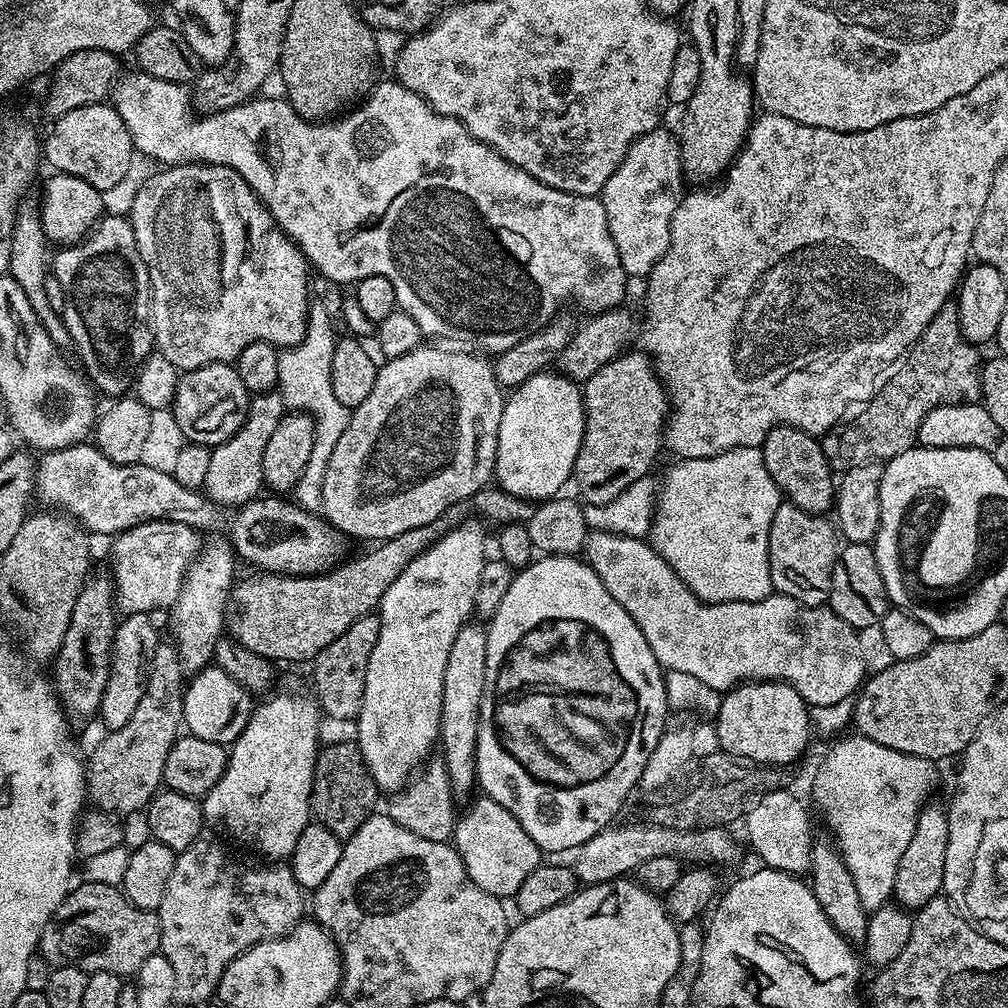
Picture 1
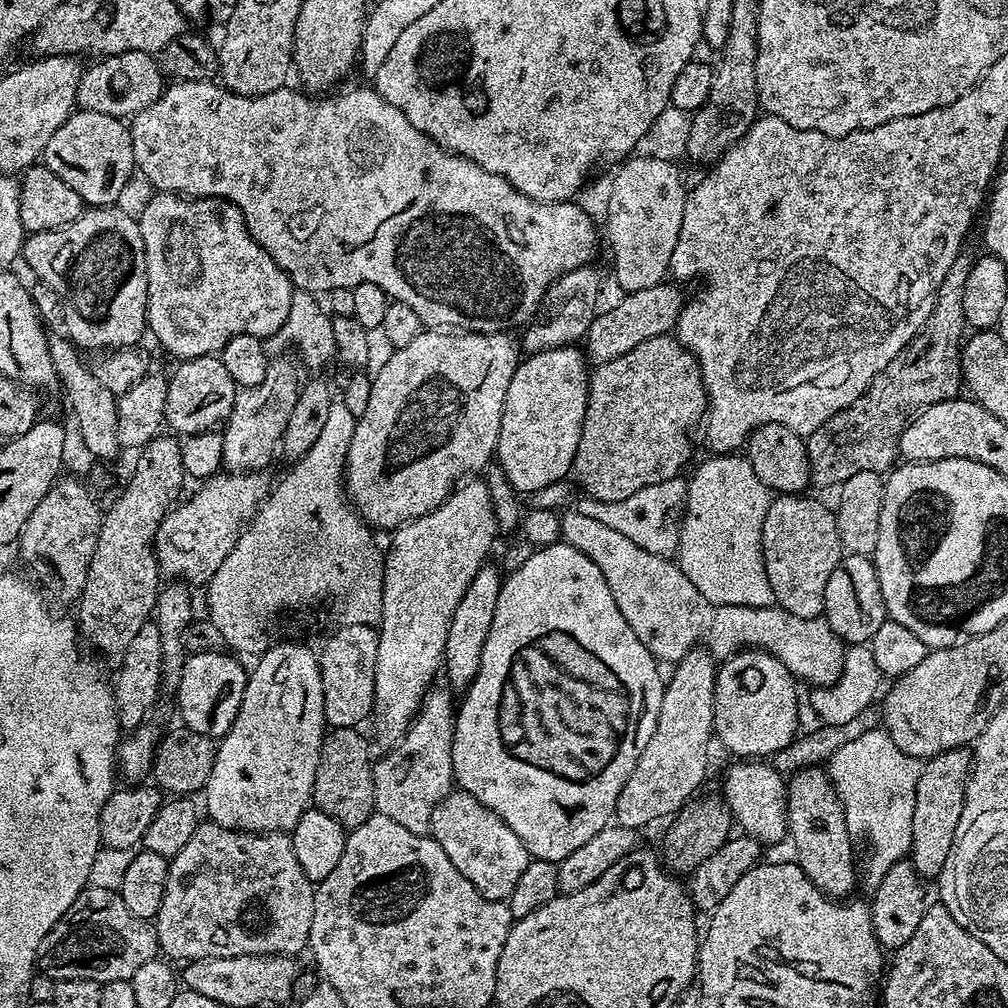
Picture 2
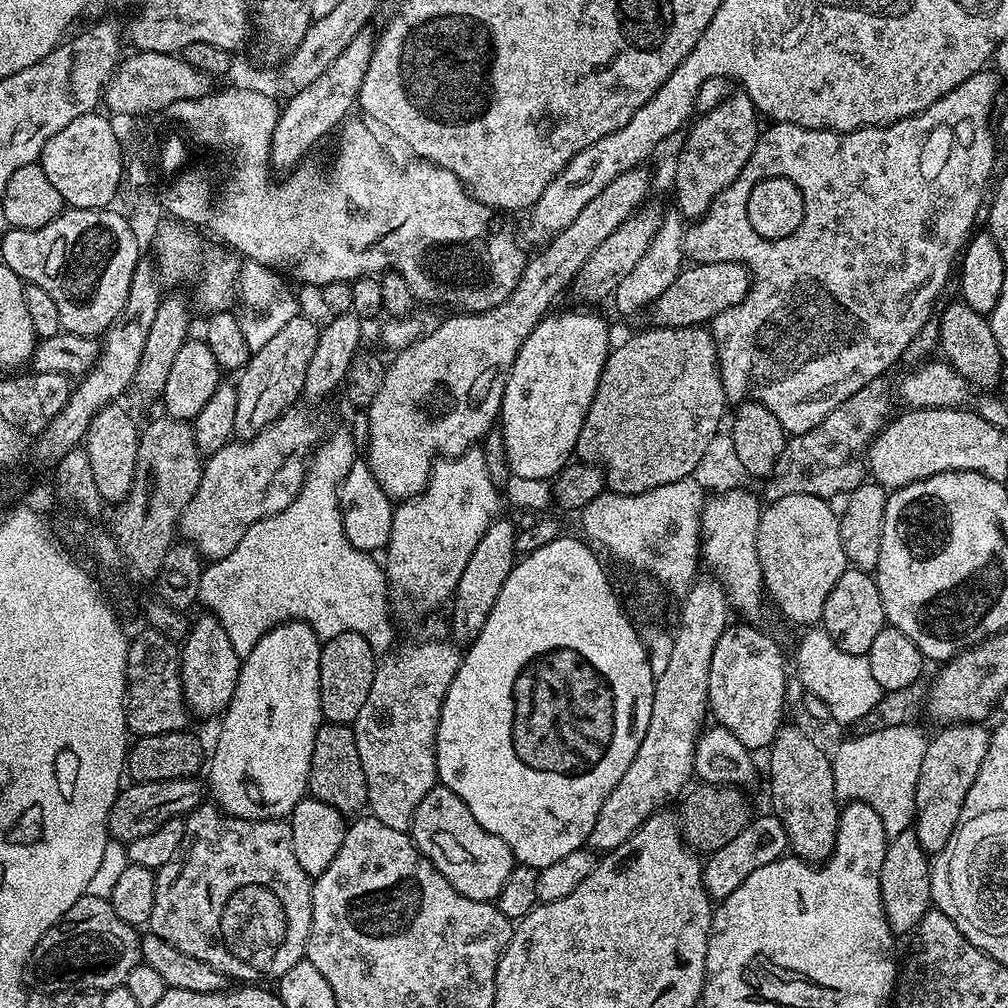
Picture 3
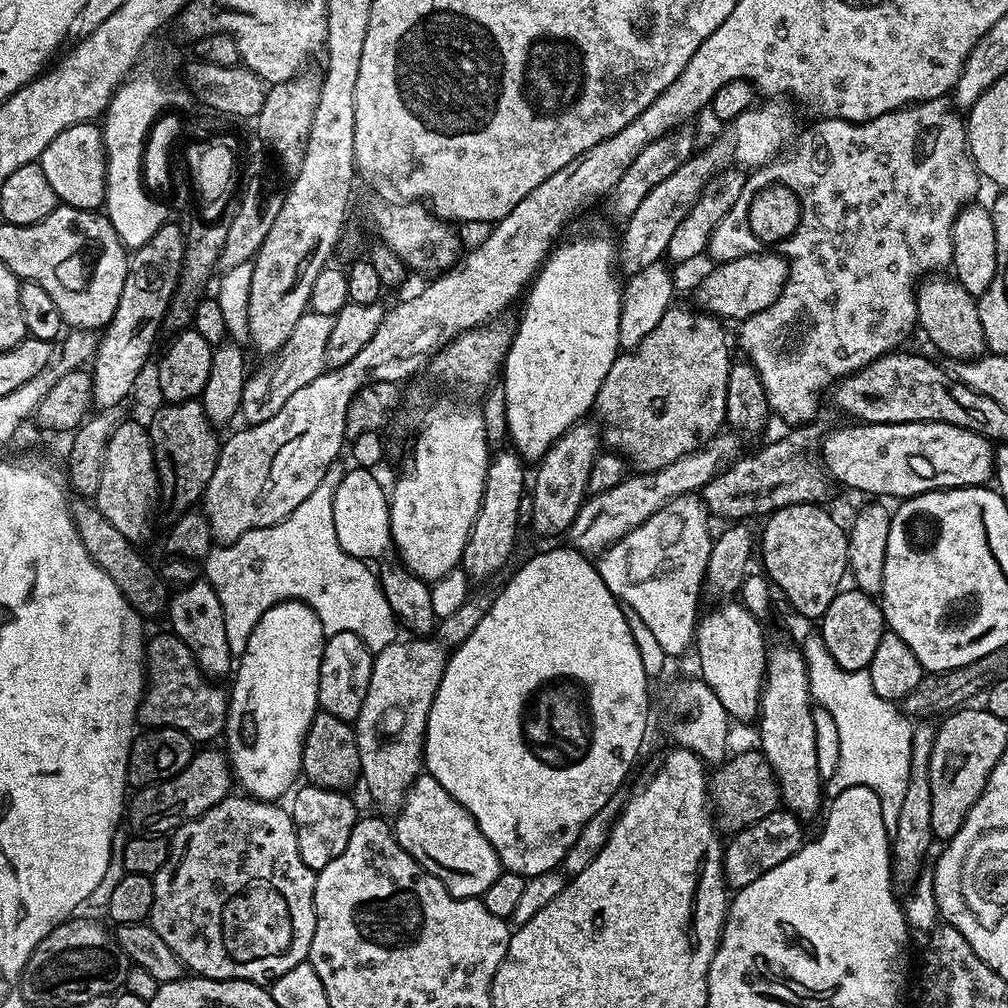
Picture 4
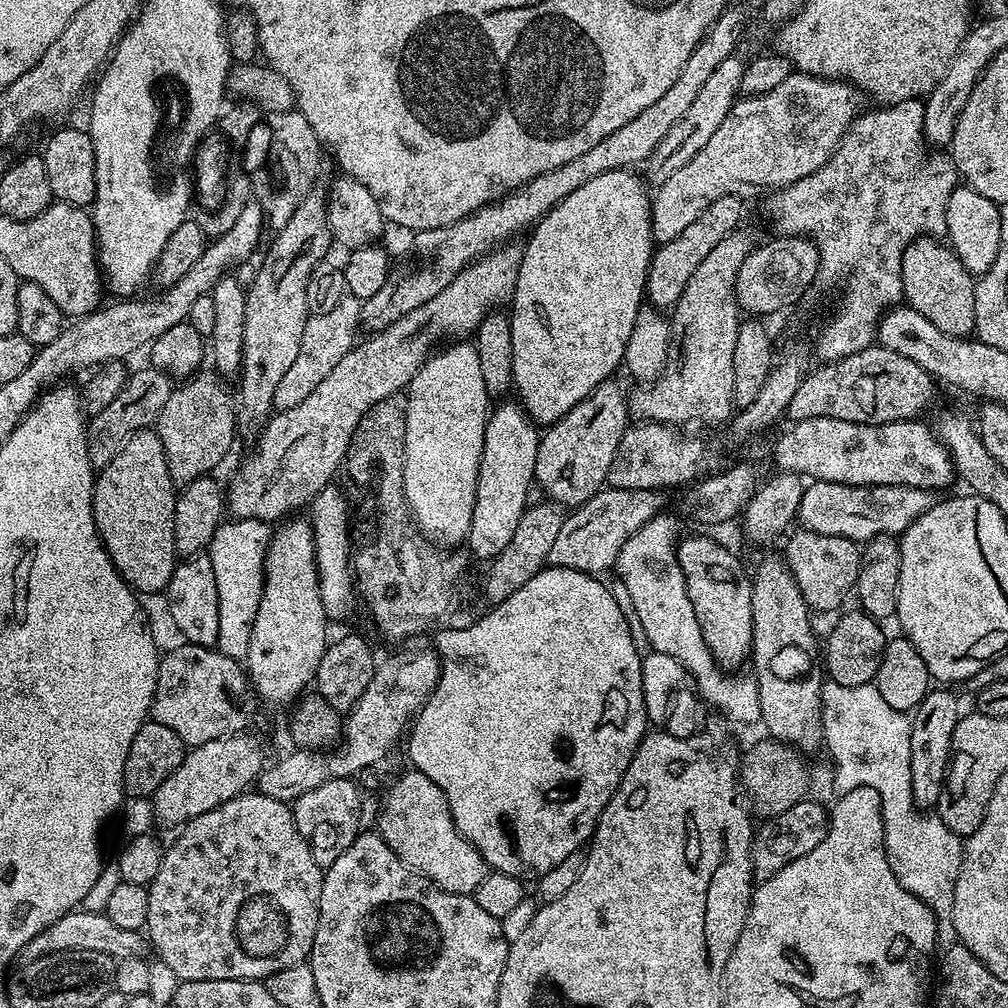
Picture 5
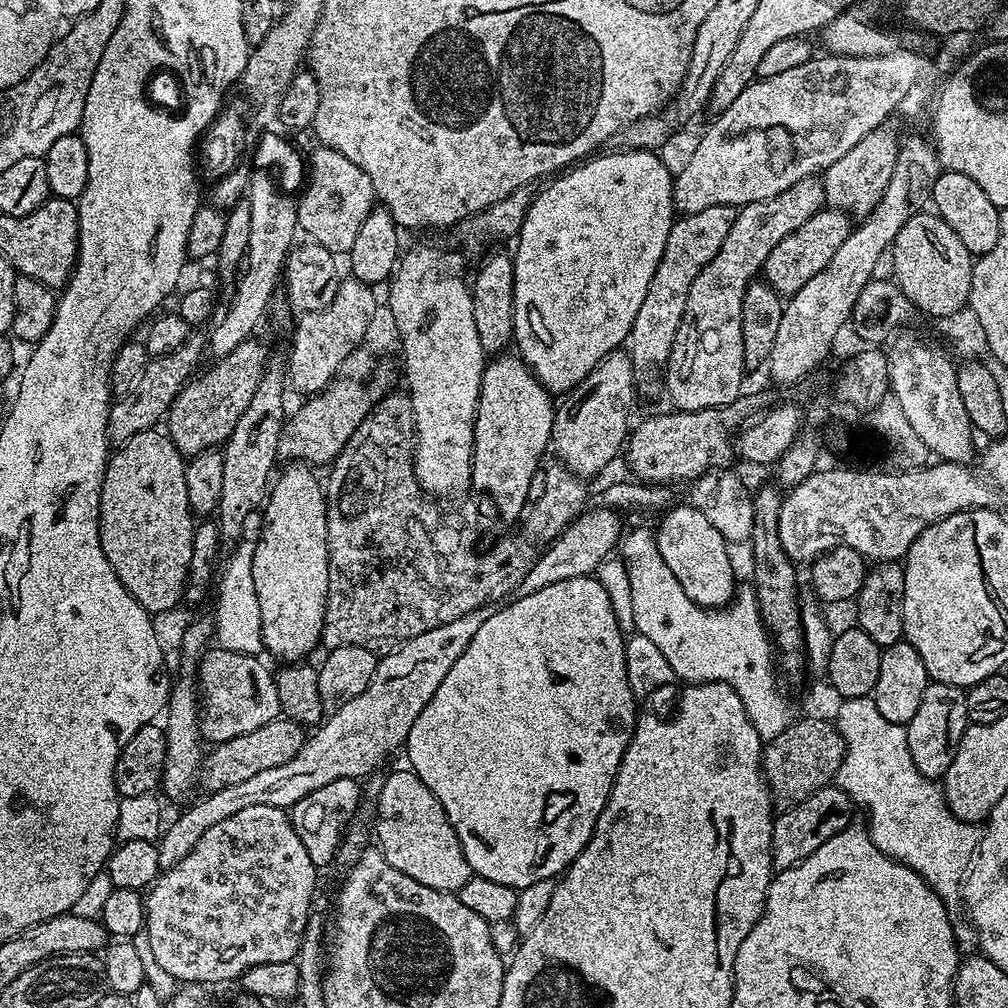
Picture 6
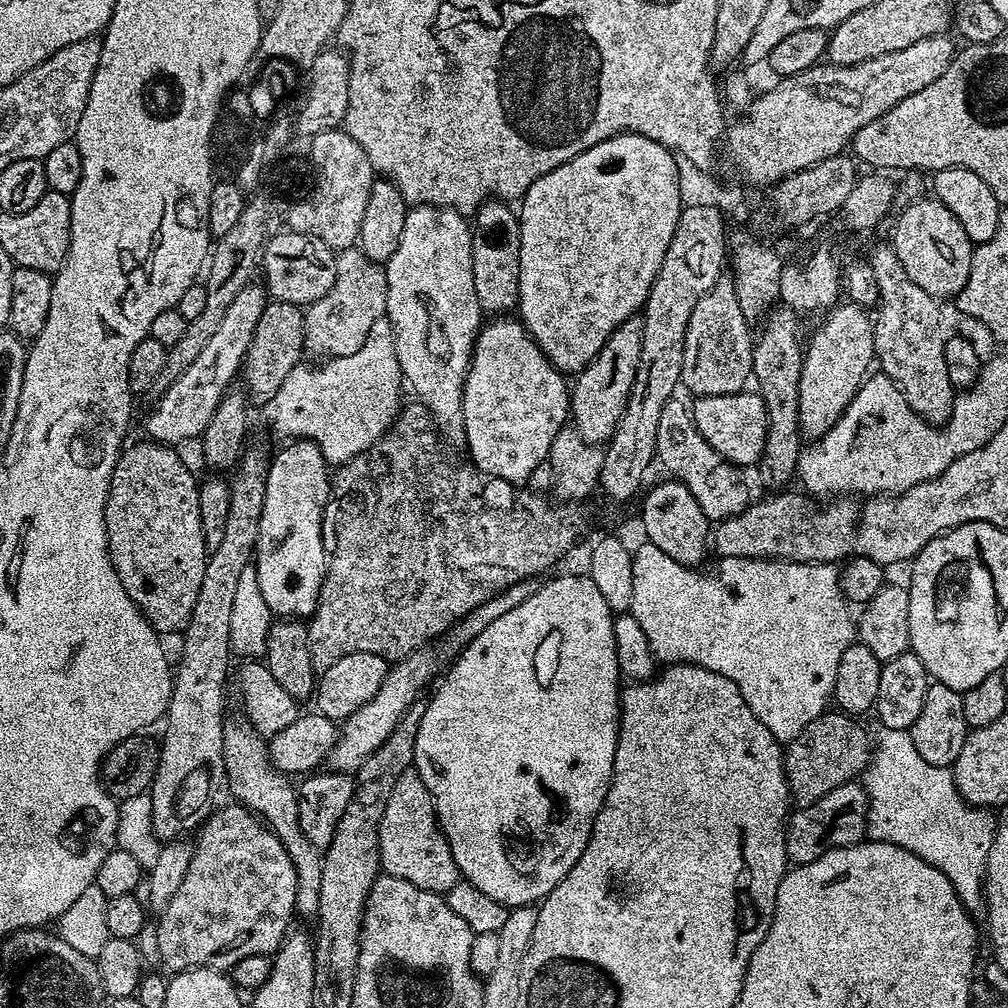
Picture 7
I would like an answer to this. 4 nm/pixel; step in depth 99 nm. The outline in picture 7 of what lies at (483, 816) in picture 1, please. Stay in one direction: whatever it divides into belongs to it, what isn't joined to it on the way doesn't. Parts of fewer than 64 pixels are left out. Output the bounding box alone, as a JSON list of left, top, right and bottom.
[380,767,462,894]

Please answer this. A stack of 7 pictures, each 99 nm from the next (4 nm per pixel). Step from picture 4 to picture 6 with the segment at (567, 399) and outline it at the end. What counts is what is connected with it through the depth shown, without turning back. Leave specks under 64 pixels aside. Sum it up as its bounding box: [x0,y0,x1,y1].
[512,149,674,394]

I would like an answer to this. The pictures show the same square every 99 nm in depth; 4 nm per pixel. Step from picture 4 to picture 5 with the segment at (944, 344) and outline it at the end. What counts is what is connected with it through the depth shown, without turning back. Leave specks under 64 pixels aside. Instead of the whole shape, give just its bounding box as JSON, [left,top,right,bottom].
[902,242,976,338]

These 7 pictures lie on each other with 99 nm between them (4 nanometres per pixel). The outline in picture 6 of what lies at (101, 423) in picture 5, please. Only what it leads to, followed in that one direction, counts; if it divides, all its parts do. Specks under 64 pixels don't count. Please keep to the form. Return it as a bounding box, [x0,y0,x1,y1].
[108,334,206,446]

